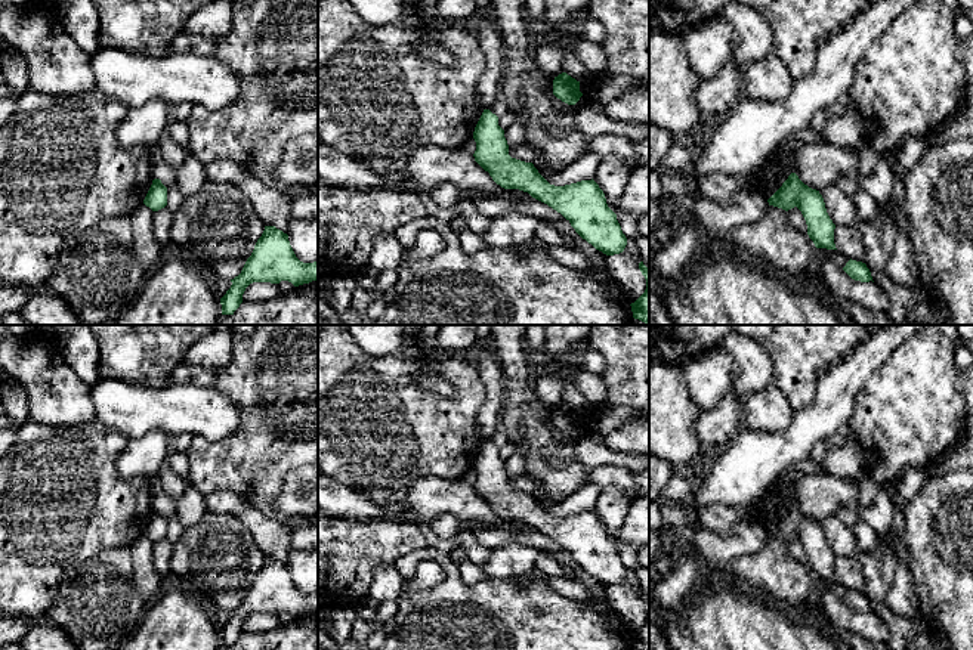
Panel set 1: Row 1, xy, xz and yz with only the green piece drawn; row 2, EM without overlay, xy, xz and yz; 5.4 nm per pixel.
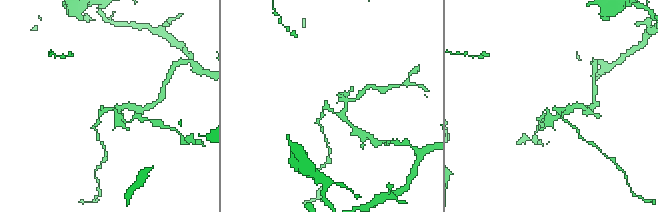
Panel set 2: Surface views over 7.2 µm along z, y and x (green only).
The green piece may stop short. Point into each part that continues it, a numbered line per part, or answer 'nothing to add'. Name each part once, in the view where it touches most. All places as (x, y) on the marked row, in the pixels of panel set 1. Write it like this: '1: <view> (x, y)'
nothing to add

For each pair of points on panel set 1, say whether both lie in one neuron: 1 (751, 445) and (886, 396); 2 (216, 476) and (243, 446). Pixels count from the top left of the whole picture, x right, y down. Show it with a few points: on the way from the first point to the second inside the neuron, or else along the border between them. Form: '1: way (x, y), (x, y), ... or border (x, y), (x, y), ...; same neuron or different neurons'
1: border (868, 377), (855, 396), (855, 406), (846, 429); different neurons
2: way (224, 469), (238, 454); same neuron

